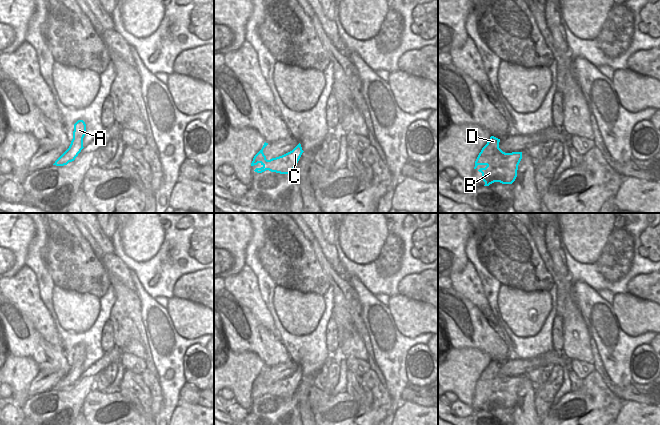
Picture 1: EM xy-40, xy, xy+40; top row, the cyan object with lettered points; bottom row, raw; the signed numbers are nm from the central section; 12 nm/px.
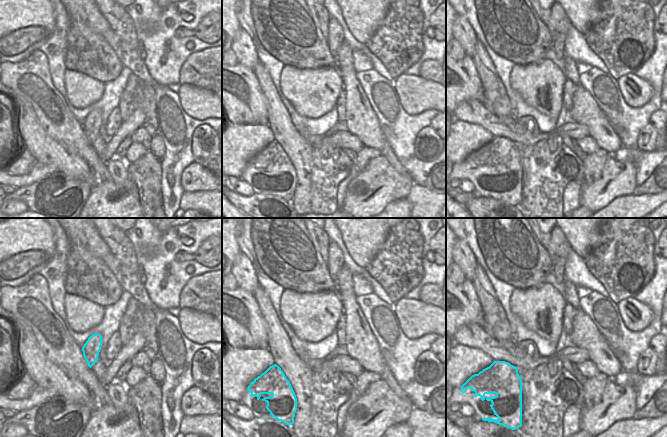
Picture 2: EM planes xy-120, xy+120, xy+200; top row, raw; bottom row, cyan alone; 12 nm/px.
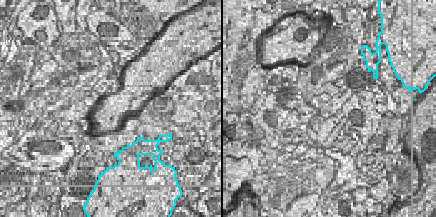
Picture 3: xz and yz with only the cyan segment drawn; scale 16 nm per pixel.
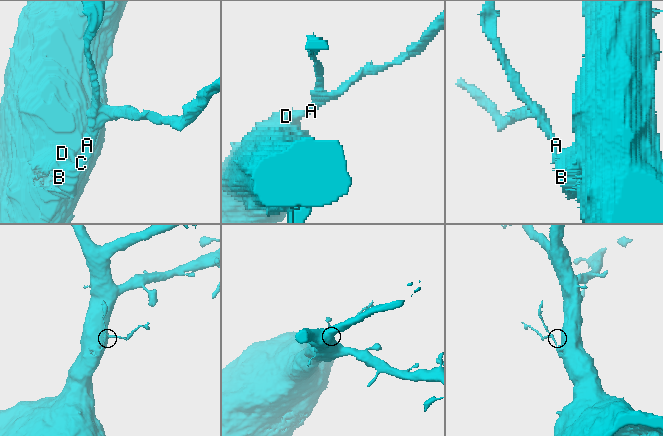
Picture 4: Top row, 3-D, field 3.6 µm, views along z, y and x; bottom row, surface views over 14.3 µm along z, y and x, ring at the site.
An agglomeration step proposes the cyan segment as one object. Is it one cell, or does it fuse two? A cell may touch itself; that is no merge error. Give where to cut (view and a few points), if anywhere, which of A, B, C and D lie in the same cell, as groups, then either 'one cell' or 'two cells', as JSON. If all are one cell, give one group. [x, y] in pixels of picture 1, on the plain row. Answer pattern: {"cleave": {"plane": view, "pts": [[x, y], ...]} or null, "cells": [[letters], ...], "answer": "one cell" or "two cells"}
{"cleave": {"plane": "xy", "pts": [[285, 378], [291, 384], [297, 385]]}, "cells": [["A", "C"], ["B", "D"]], "answer": "two cells"}

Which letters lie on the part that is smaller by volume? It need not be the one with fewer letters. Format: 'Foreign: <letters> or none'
Foreign: A, C.

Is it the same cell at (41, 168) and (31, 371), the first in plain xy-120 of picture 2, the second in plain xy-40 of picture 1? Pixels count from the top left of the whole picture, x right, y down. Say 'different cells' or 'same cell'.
different cells

